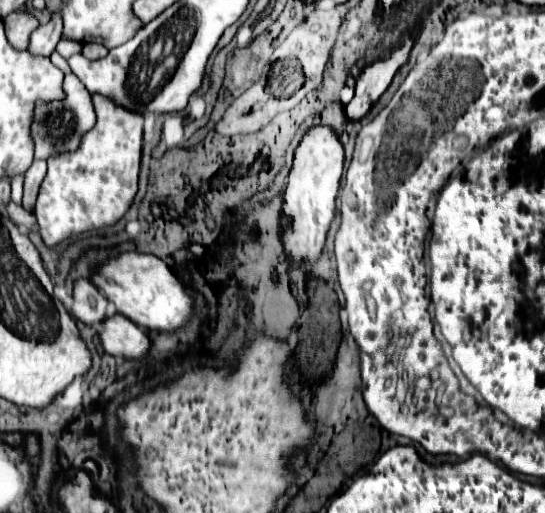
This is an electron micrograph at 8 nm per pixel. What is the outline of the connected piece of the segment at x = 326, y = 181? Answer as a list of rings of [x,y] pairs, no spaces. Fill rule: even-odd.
[[[314,125],[304,133],[294,151],[294,165],[284,193],[284,215],[292,217],[292,231],[286,239],[286,253],[290,255],[290,261],[314,263],[320,257],[330,221],[334,219],[342,163],[344,147],[332,127]]]

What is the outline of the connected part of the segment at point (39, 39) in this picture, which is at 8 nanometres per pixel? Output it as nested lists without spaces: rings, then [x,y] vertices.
[[[54,11],[50,15],[50,21],[45,25],[40,25],[34,33],[32,33],[32,39],[30,39],[30,49],[32,53],[36,55],[50,55],[52,49],[56,47],[56,43],[59,42],[63,31],[62,15],[60,11]]]

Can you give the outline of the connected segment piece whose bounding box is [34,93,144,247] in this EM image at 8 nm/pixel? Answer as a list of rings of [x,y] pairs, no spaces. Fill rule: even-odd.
[[[100,93],[92,95],[92,103],[96,111],[96,125],[88,133],[82,135],[78,149],[72,153],[60,153],[60,155],[48,157],[48,173],[40,185],[34,217],[40,225],[40,235],[44,243],[50,247],[66,243],[76,233],[116,223],[128,211],[138,191],[140,151],[142,151],[142,133],[144,133],[142,115],[116,105],[110,97],[104,97]]]

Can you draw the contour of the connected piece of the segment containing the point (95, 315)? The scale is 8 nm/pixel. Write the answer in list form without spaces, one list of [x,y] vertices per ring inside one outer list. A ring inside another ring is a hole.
[[[76,279],[74,291],[72,291],[72,315],[74,319],[86,323],[86,325],[98,325],[108,315],[108,301],[100,295],[100,291],[88,283],[86,279]]]

